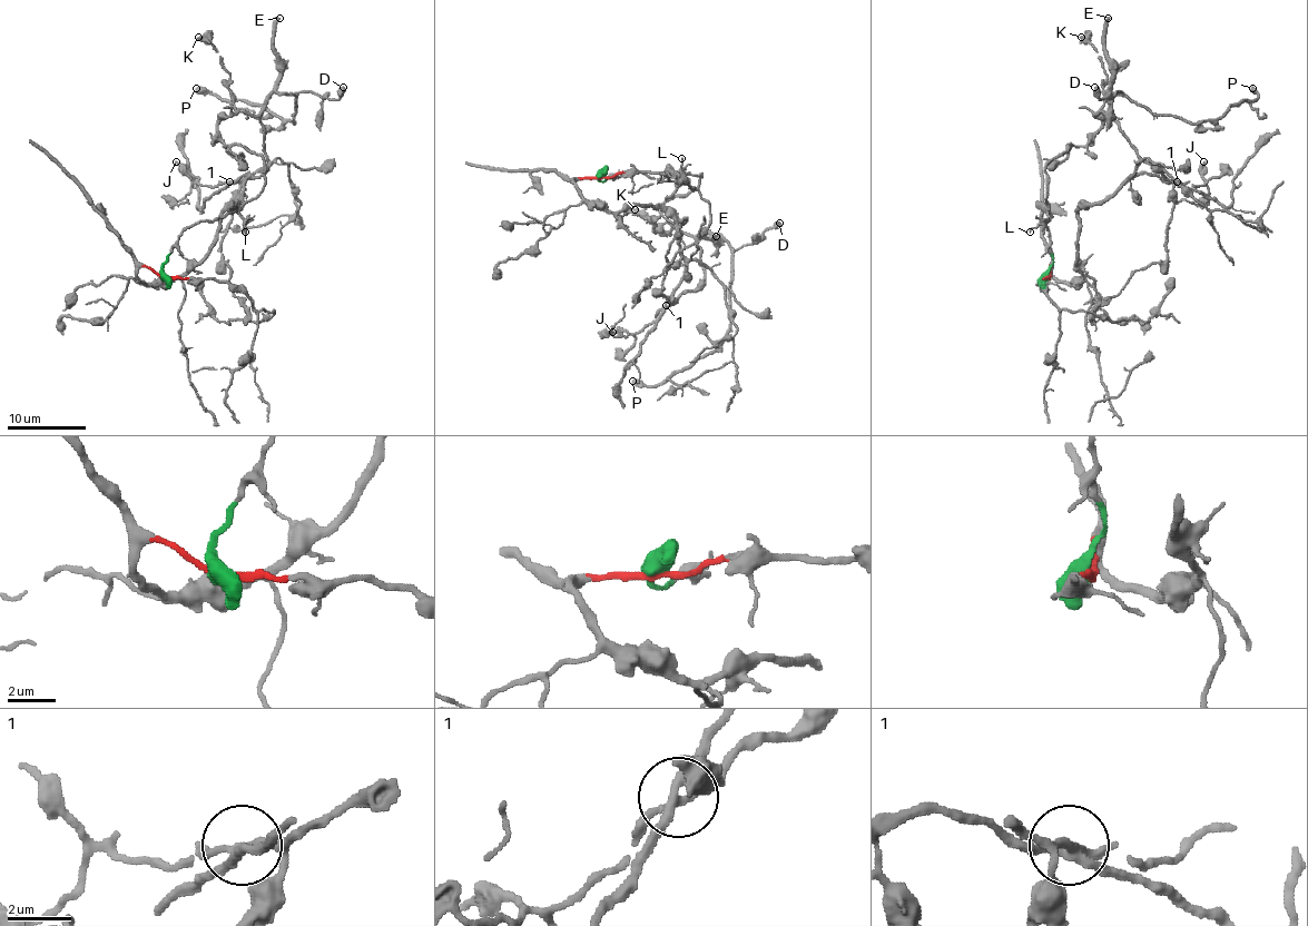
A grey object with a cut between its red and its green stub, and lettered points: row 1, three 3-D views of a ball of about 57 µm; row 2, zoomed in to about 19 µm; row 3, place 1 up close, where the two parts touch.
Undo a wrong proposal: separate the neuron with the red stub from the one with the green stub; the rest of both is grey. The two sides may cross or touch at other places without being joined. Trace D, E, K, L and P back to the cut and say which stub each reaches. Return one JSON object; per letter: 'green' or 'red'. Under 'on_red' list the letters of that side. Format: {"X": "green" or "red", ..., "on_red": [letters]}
{"D": "green", "E": "green", "K": "green", "L": "green", "P": "green", "on_red": []}

